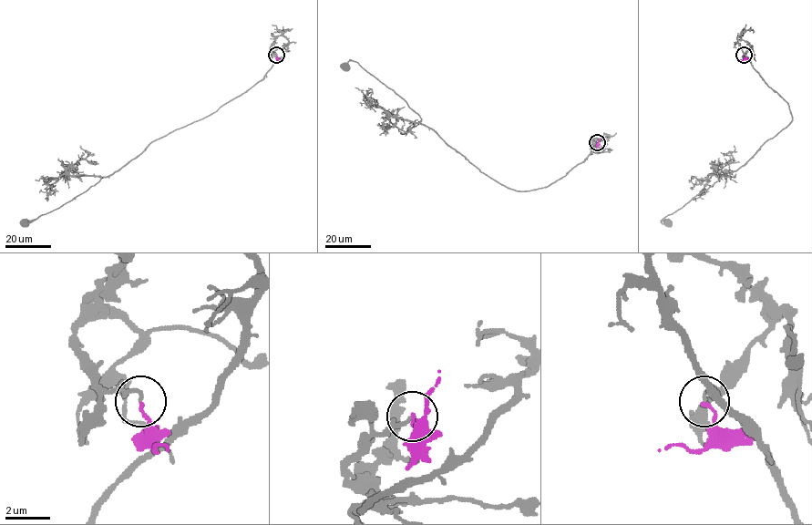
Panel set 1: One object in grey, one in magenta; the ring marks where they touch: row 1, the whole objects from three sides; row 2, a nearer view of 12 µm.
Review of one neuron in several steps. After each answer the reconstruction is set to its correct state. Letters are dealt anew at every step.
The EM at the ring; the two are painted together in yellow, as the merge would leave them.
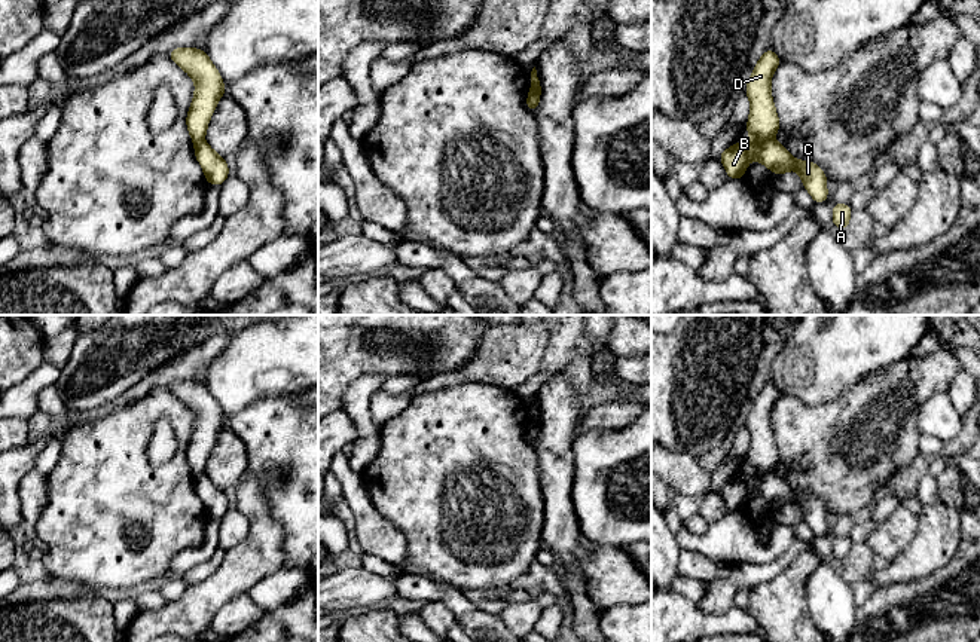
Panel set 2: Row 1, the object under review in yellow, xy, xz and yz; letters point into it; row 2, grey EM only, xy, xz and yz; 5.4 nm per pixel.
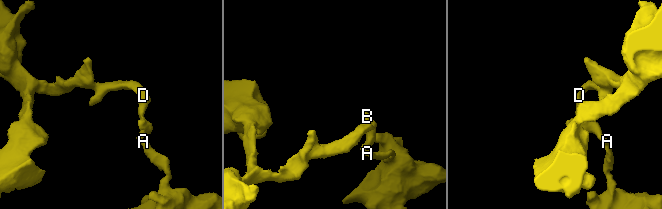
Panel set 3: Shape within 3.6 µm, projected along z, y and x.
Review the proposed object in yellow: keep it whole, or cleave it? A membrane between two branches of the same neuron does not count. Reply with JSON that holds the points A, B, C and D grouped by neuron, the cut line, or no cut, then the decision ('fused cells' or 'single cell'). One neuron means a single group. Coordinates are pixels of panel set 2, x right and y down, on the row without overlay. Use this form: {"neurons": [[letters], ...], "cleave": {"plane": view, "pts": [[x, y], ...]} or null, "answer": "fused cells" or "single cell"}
{"neurons": [["A", "B", "C"], ["D"]], "cleave": {"plane": "yz", "pts": [[754, 471], [772, 473]]}, "answer": "fused cells"}

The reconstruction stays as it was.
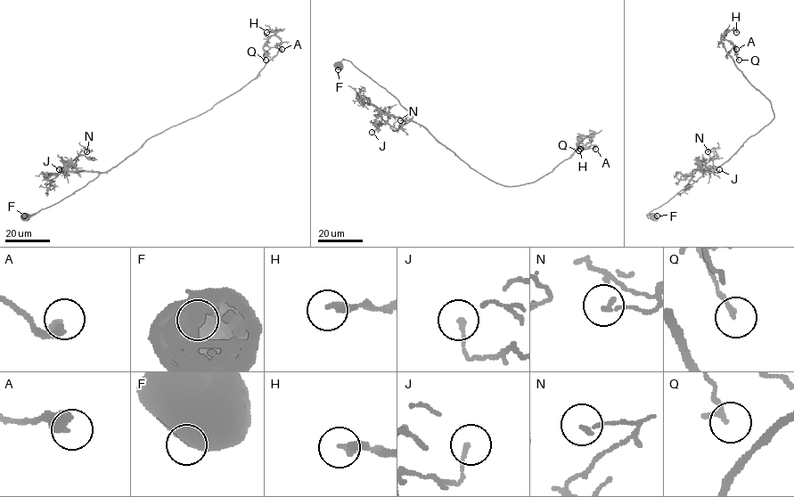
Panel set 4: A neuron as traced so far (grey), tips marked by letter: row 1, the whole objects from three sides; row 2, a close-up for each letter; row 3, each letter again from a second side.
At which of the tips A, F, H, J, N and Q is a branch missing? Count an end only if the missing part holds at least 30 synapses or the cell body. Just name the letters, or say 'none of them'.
none of them

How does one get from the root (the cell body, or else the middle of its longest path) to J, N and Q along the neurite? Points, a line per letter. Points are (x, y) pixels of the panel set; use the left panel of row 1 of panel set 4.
J: (167, 129), (150, 138), (106, 172), (64, 169), (60, 173), (59, 169)
N: (167, 129), (150, 138), (106, 172), (70, 171), (66, 167), (87, 149), (91, 151), (86, 151)
Q: (167, 129), (207, 111), (253, 79), (279, 50), (281, 40), (275, 36), (266, 43), (266, 60)

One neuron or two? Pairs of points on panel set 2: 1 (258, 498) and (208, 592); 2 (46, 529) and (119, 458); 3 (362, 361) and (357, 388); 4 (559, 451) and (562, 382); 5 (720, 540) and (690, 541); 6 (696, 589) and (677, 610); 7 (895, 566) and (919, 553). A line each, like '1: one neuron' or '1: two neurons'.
1: one neuron
2: one neuron
3: two neurons
4: one neuron
5: one neuron
6: two neurons
7: one neuron

